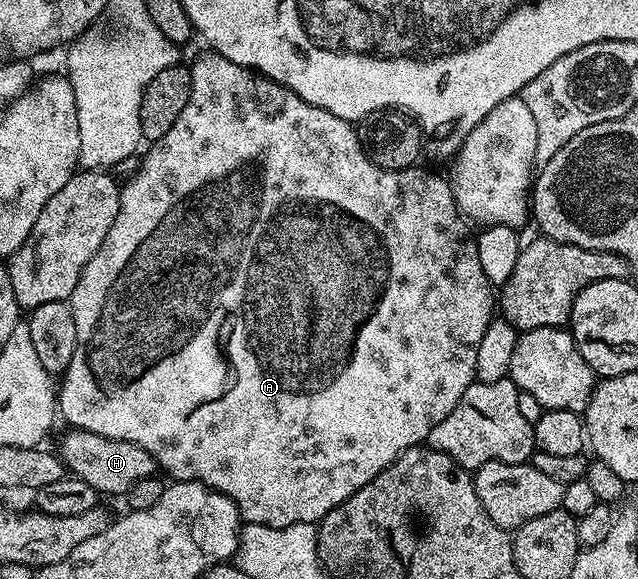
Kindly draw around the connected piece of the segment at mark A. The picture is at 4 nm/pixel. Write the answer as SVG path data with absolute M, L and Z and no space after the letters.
M206 49L195 63L189 64L192 77L192 93L188 105L184 105L184 113L176 117L176 125L164 133L164 137L153 140L149 144L150 152L142 159L138 172L127 183L121 184L120 209L116 213L116 221L112 221L112 229L108 229L108 237L96 249L92 261L84 265L80 273L80 281L76 281L76 289L72 289L69 305L72 317L76 321L76 353L72 353L72 361L68 361L68 369L63 371L60 382L56 387L58 411L70 422L71 428L88 433L100 433L100 437L112 437L116 441L132 441L132 445L140 445L148 453L152 453L157 466L162 467L171 476L171 480L179 483L202 483L213 491L224 493L238 506L239 516L246 523L268 525L269 527L287 527L297 523L317 524L336 505L348 501L356 489L368 485L372 477L376 477L400 453L410 447L426 443L428 433L456 409L456 401L464 397L464 389L476 382L474 370L476 369L476 349L480 349L480 341L484 337L484 329L488 329L490 320L496 315L496 291L484 273L484 265L480 265L478 244L475 236L470 235L467 220L458 210L454 200L454 188L445 178L425 171L422 165L405 167L399 171L389 171L376 165L366 155L362 147L362 140L358 138L355 124L348 119L336 117L336 113L328 113L328 109L320 109L316 105L308 105L304 97L292 93L284 85L272 81L267 75L260 75L244 65L236 65L236 61L228 61L220 53Z

